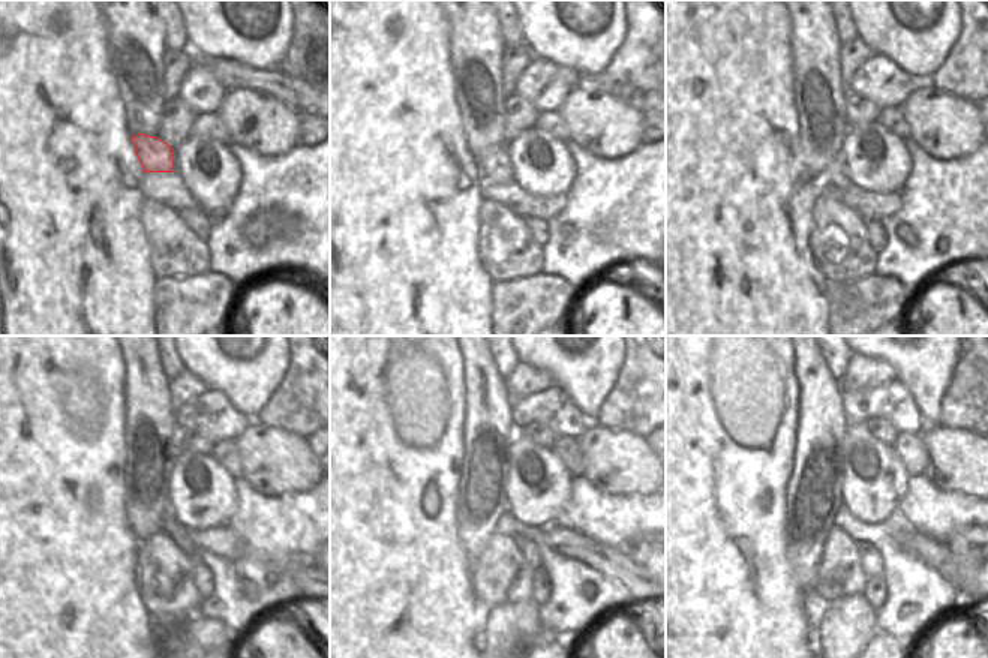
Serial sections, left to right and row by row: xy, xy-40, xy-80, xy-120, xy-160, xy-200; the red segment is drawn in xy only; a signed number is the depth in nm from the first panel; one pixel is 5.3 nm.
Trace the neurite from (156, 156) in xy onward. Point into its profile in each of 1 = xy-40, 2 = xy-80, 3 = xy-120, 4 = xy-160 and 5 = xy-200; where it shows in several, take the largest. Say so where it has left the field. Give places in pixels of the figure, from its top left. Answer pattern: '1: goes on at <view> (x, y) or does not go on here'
1: goes on at xy-40 (494, 164)
2: goes on at xy-80 (834, 180)
3: goes on at xy-120 (180, 534)
4: goes on at xy-160 (528, 549)
5: goes on at xy-200 (870, 559)

